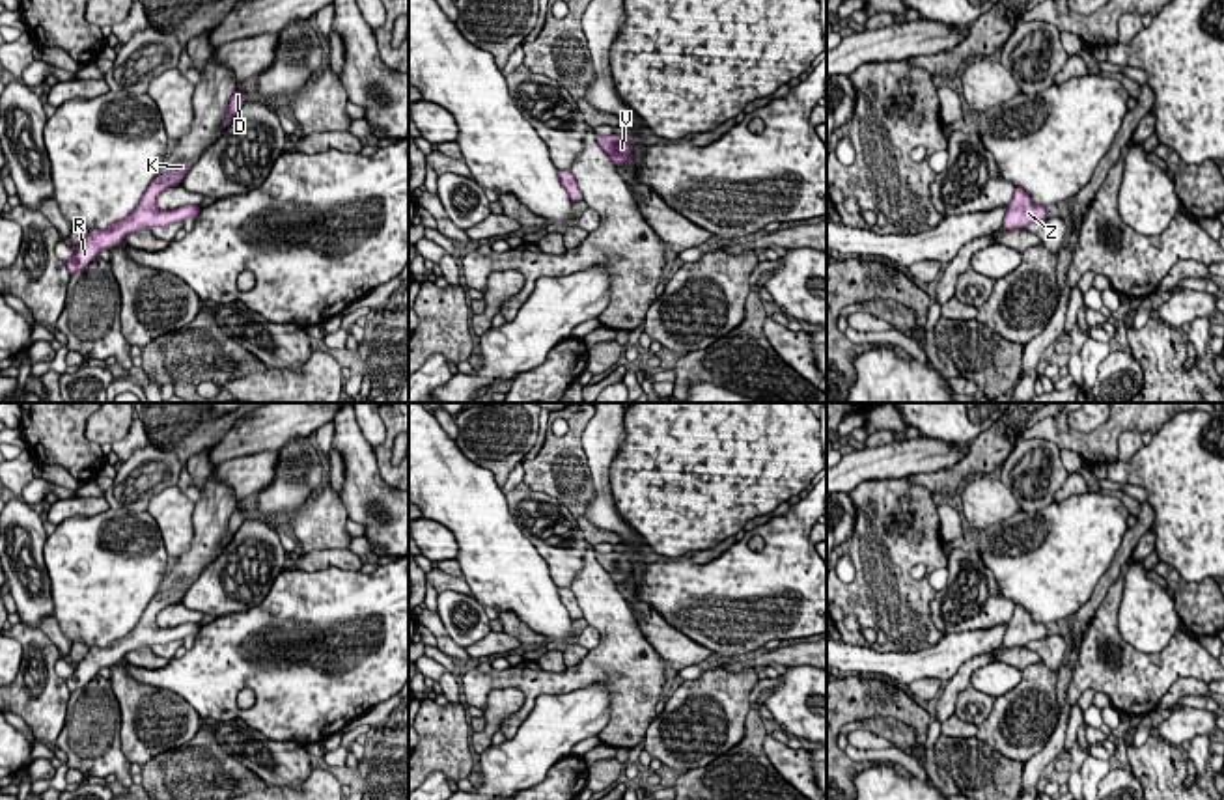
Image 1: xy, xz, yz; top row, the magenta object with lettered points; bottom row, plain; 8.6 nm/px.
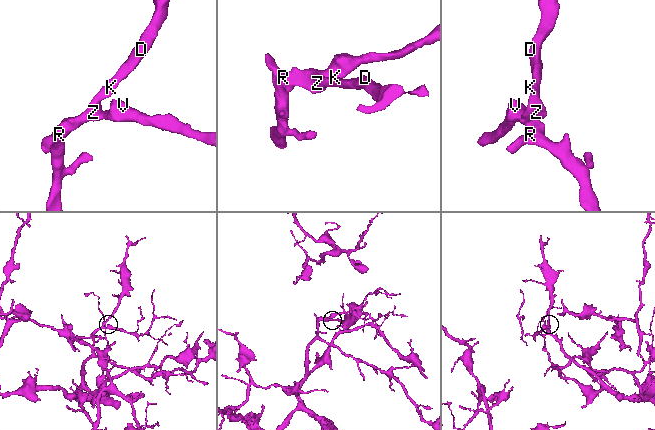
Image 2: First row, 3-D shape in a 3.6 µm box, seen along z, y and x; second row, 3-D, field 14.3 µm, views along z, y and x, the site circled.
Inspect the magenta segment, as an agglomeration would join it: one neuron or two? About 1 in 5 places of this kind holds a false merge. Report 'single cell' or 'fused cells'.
single cell

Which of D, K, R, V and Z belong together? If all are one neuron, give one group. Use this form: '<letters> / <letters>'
D K R V Z

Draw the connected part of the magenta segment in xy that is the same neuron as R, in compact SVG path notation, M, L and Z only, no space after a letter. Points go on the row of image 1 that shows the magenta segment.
M177 162L177 166L157 177L146 190L138 207L119 222L114 222L106 229L90 229L88 237L75 248L75 254L65 261L69 274L84 270L101 250L110 250L123 242L123 239L140 229L166 228L187 218L200 216L200 205L185 205L172 211L160 211L155 203L160 192L177 186L192 166L188 162Z

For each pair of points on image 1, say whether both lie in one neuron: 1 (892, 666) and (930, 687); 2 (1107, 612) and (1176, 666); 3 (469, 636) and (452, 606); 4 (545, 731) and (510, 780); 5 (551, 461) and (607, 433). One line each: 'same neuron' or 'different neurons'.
1: different neurons
2: same neuron
3: same neuron
4: same neuron
5: different neurons

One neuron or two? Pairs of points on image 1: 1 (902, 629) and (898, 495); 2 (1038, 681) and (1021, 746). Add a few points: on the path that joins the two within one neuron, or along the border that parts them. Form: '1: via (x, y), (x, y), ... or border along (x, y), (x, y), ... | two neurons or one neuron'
1: via (883, 595), (883, 560), (877, 554), (877, 528) | one neuron
2: via (1034, 698), (1030, 711), (1021, 720), (1021, 730) | one neuron

